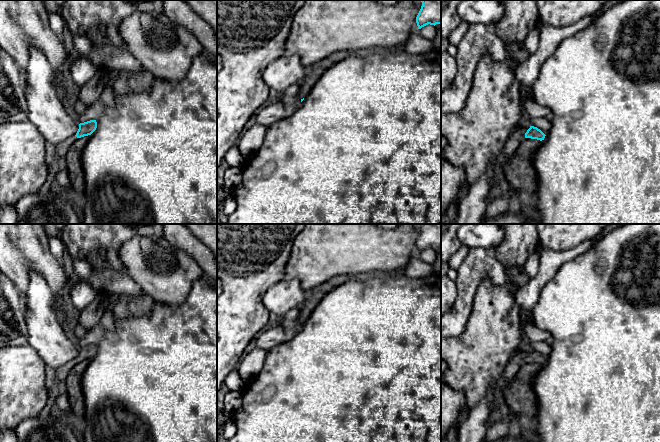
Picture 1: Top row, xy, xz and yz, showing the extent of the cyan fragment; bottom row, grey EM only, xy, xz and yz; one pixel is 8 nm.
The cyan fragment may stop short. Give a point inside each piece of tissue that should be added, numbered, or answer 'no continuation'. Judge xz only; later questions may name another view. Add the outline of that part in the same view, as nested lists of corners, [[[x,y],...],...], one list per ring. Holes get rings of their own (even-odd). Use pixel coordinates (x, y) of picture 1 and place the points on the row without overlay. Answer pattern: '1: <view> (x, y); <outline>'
1: xz (290, 321); [[[299,309],[290,310],[279,319],[277,326],[288,330],[297,331],[301,327],[301,323],[299,322],[299,316]]]

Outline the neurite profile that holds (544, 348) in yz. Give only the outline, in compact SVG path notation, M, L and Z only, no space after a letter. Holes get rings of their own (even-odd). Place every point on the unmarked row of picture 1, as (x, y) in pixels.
M531 341L530 348L532 350L540 353L545 359L547 359L551 353L551 345L550 345L550 343L548 343L546 341L545 342L543 342L543 341L538 341L538 342Z

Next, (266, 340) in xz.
M279 326L266 331L261 331L256 337L256 348L270 351L275 346L289 342L296 331L288 330Z

